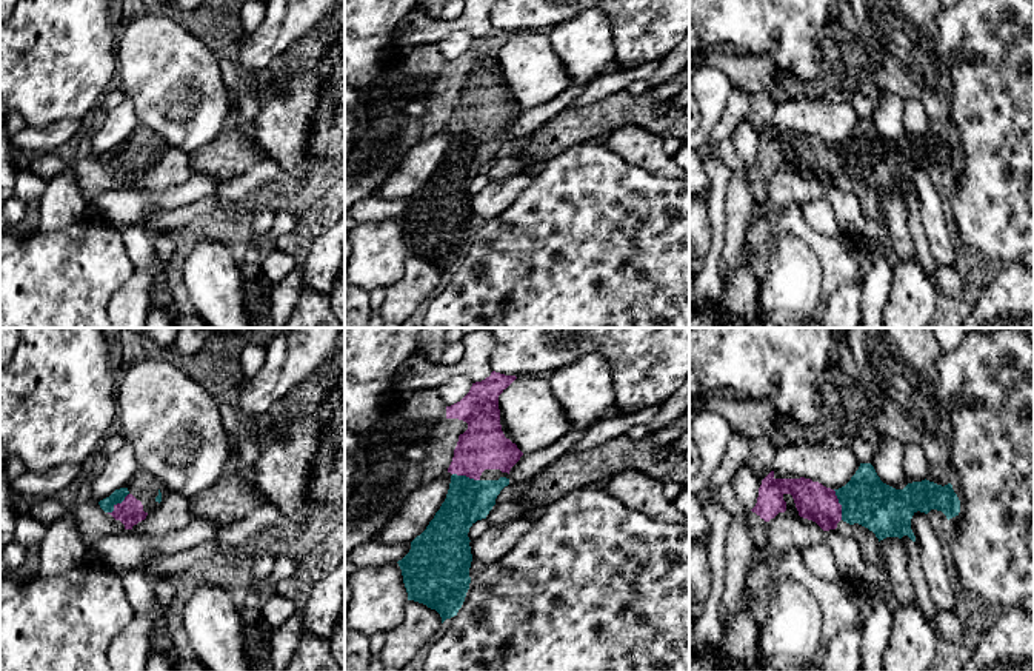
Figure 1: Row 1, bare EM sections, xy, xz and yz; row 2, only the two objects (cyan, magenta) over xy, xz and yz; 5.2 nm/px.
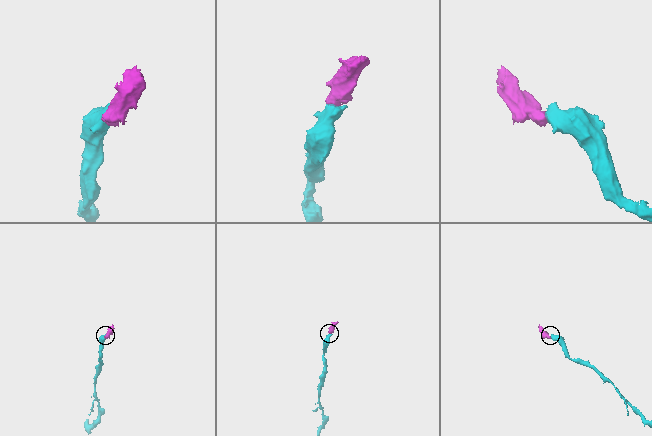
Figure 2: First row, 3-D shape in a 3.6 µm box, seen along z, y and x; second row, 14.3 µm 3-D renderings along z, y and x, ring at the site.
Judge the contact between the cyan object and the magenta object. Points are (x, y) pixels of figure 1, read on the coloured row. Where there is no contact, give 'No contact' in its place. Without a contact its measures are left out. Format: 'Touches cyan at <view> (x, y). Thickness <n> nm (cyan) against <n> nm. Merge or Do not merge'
Touches cyan at yz (840, 504). Thickness 260 nm (cyan) against 190 nm. Merge

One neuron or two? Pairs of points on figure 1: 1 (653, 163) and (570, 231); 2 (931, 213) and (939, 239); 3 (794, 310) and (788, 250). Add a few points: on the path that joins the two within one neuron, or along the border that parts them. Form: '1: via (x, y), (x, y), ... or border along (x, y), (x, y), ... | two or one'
1: border along (613, 151), (633, 165), (673, 179) | two
2: via (933, 219), (936, 233) | one
3: via (793, 294), (793, 265) | one

